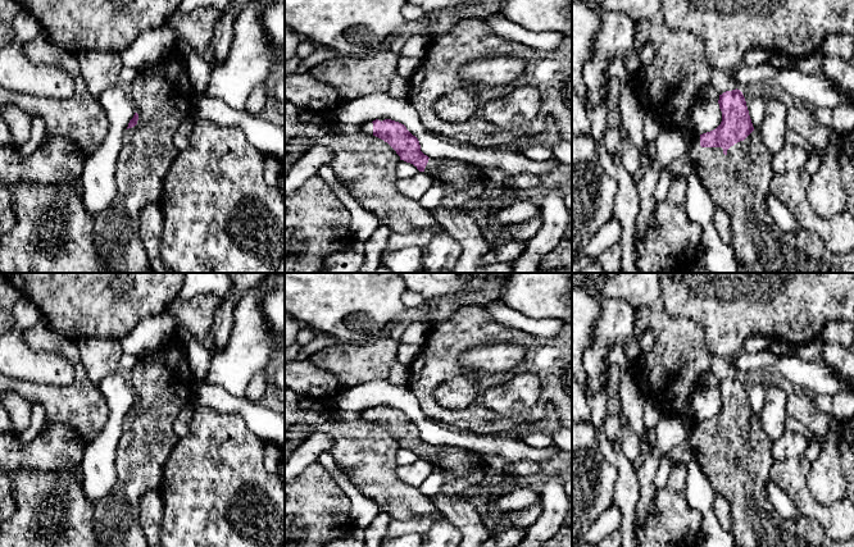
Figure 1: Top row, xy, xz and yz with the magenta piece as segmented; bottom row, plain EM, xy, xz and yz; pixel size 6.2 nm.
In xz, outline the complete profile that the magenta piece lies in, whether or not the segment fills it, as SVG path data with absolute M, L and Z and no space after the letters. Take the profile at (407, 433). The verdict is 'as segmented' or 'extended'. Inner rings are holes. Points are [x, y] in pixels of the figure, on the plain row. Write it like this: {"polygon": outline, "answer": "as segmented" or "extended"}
{"polygon": "M376 406L363 411L362 416L387 429L400 447L413 451L419 459L432 464L436 470L446 471L455 478L480 477L480 465L472 464L468 450L453 445L428 445L421 438L418 425L404 411L391 406Z", "answer": "extended"}

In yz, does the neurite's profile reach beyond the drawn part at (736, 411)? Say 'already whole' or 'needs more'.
needs more

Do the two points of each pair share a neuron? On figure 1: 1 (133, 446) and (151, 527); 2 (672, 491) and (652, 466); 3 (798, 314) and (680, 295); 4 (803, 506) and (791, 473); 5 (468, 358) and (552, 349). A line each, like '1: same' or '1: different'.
1: different
2: different
3: same
4: same
5: different

